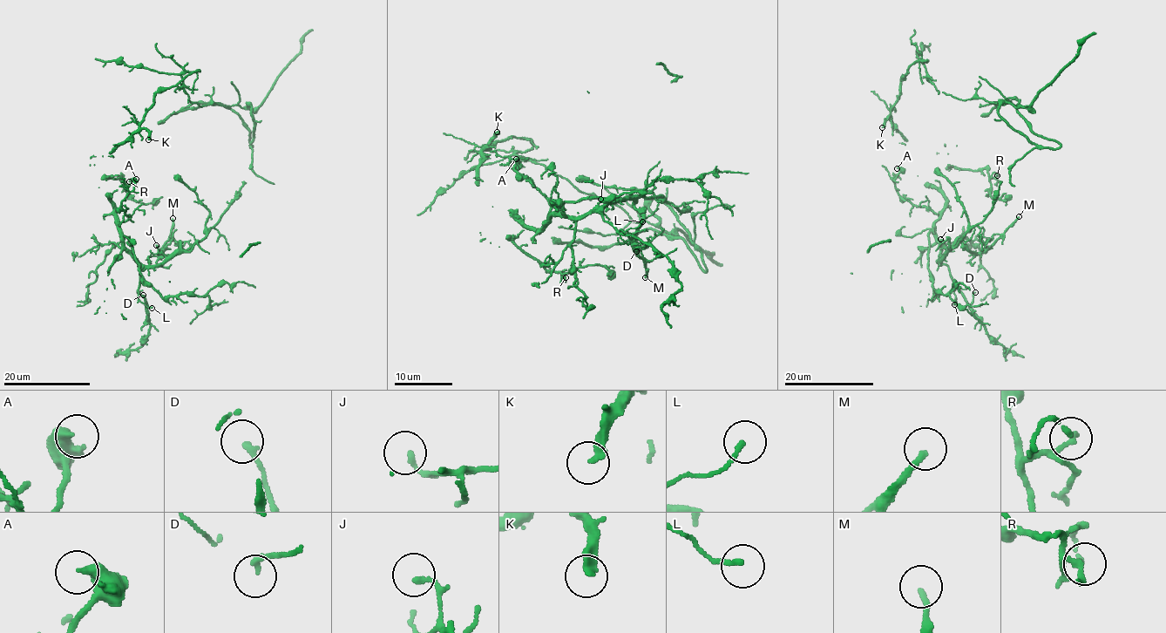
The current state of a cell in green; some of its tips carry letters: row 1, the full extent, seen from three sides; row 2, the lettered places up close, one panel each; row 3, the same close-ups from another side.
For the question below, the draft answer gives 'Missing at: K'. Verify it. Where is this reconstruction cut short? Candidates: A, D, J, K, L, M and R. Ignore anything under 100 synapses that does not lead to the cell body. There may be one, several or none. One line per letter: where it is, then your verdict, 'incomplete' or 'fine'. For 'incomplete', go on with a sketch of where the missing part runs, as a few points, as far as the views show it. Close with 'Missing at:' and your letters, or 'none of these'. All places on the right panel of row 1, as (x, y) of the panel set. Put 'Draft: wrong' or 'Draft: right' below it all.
A: at (897, 168); fine
D: at (975, 292); fine
J: at (940, 239); fine
K: at (882, 127); incomplete; missing branch runs (882, 127), (850, 117), (847, 99), (815, 71), (786, 79), (789, 132), (790, 118), (796, 124)
L: at (954, 304); fine
M: at (1019, 216); fine
R: at (997, 175); fine
Missing at: K
Draft: right

